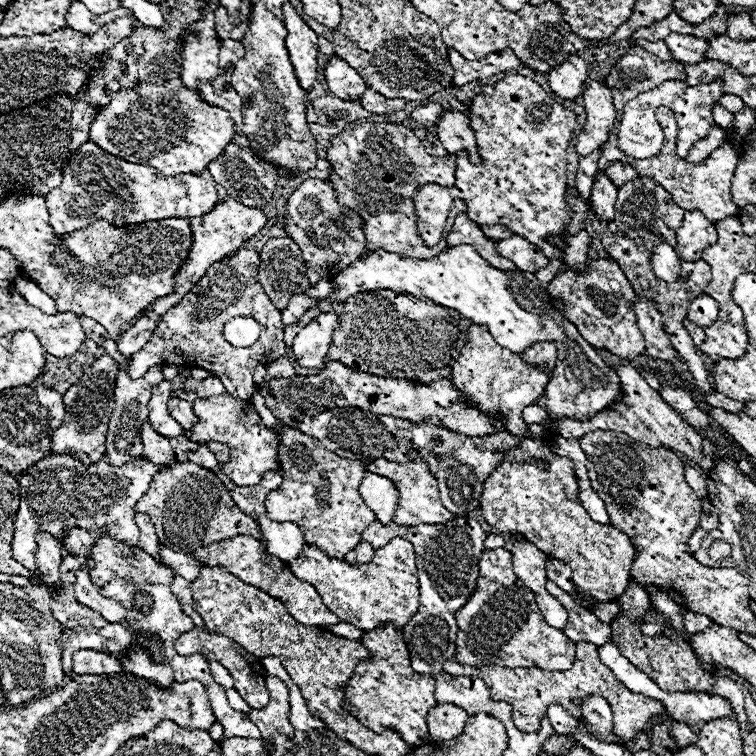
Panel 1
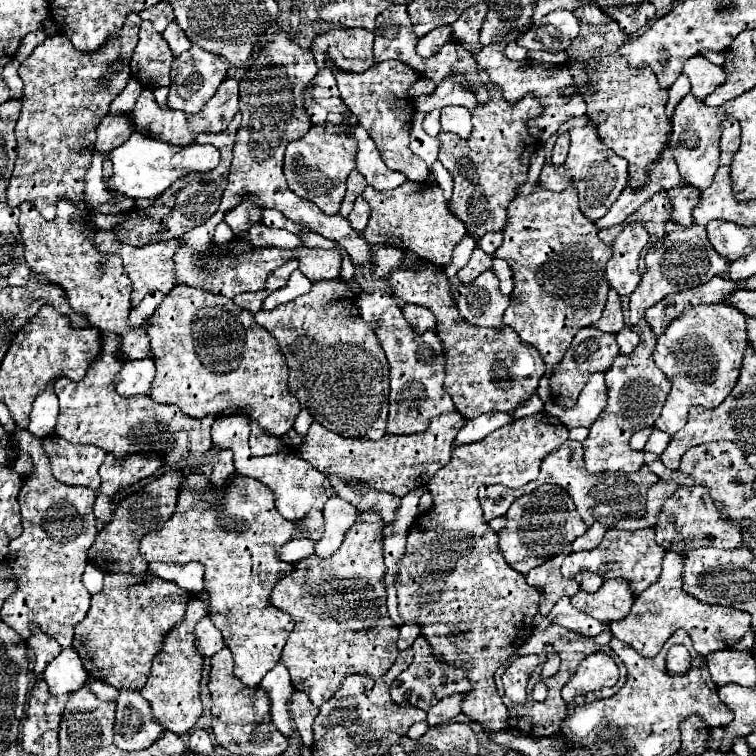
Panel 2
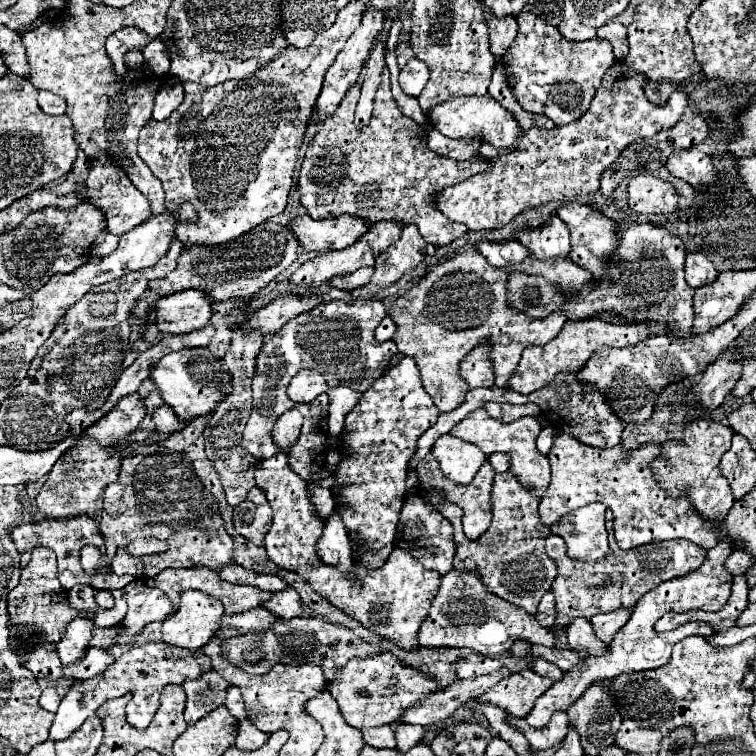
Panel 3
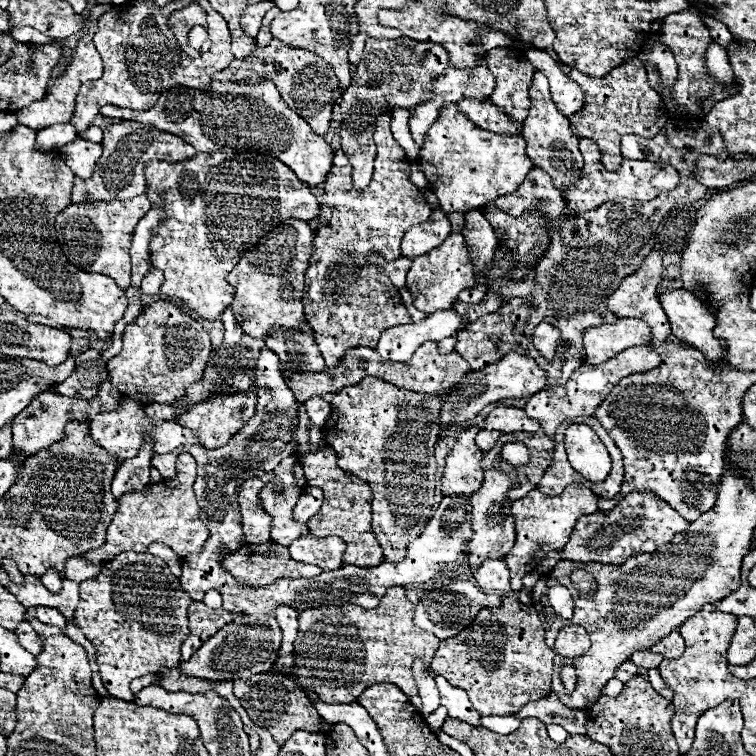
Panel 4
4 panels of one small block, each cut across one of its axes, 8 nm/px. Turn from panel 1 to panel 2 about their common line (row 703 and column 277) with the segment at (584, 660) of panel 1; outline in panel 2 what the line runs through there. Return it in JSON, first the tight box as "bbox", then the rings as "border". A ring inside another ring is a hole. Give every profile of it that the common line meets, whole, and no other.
{"bbox":[140,472,324,686],"border":[[[188,472],[188,474],[184,474],[182,482],[184,482],[184,484],[180,486],[180,492],[178,492],[178,506],[176,506],[176,512],[174,512],[174,514],[170,516],[170,520],[162,526],[162,530],[156,530],[156,532],[152,532],[152,534],[146,534],[146,536],[140,540],[142,558],[144,558],[146,562],[176,562],[176,564],[186,564],[186,562],[198,560],[198,562],[204,564],[204,568],[206,568],[206,574],[204,574],[204,588],[210,592],[210,618],[212,618],[214,626],[222,632],[224,644],[226,644],[226,646],[232,650],[232,654],[234,654],[234,674],[236,674],[246,686],[258,686],[260,680],[264,678],[264,674],[266,674],[268,670],[272,670],[274,664],[280,660],[280,652],[282,652],[282,648],[284,648],[284,644],[286,644],[286,638],[290,636],[290,632],[292,632],[292,628],[294,628],[294,618],[292,618],[290,614],[286,614],[284,610],[274,608],[274,606],[270,604],[270,592],[272,592],[272,588],[276,586],[276,582],[282,580],[284,576],[288,576],[288,574],[294,572],[294,564],[292,564],[292,562],[282,562],[278,550],[280,550],[286,542],[290,542],[290,540],[294,538],[296,530],[300,530],[300,532],[312,532],[312,530],[322,528],[322,526],[324,526],[322,512],[320,512],[320,510],[312,510],[312,512],[306,514],[302,520],[296,520],[296,522],[286,520],[286,518],[282,518],[282,514],[278,514],[278,510],[276,510],[274,492],[268,490],[262,482],[258,482],[258,480],[254,480],[254,478],[248,478],[248,476],[242,476],[242,474],[238,474],[238,478],[234,478],[234,480],[230,480],[230,482],[224,486],[226,490],[224,490],[224,488],[222,488],[222,490],[214,488],[212,482],[210,482],[202,472]]]}

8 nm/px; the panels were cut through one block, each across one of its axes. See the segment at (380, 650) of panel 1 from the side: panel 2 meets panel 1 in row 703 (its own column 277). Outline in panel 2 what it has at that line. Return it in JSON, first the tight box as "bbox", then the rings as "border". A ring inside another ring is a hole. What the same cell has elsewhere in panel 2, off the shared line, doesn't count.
{"bbox":[148,284,302,438],"border":[[[180,284],[166,294],[166,300],[150,316],[148,334],[154,354],[152,360],[156,364],[156,378],[150,386],[150,398],[154,402],[178,406],[190,418],[218,418],[230,414],[254,418],[264,432],[278,438],[292,430],[302,406],[288,388],[288,366],[284,354],[270,332],[258,326],[248,310],[238,308],[230,298]]]}

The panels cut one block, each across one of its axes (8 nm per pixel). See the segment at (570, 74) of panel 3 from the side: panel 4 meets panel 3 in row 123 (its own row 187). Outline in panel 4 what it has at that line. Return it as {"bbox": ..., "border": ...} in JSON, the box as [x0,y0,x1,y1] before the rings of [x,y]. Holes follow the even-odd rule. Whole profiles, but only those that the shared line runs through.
{"bbox":[522,72,582,196],"border":[[[542,72],[534,74],[532,86],[530,86],[530,100],[532,106],[528,110],[528,118],[522,124],[522,136],[526,140],[526,152],[536,168],[542,168],[550,174],[554,188],[564,196],[570,186],[576,184],[580,172],[582,172],[582,154],[578,150],[578,138],[570,130],[570,122],[566,116],[558,112],[550,98],[550,86]]]}

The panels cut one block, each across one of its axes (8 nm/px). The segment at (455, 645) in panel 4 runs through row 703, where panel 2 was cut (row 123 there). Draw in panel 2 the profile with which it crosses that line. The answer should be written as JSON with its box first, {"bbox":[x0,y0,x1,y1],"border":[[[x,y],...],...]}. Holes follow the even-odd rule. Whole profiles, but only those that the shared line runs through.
{"bbox":[438,70,546,236],"border":[[[478,70],[478,80],[488,90],[488,102],[476,104],[472,110],[472,134],[460,138],[458,134],[441,131],[438,160],[454,178],[452,212],[466,224],[472,236],[482,236],[490,230],[502,230],[506,224],[506,206],[514,200],[514,190],[526,180],[530,156],[540,148],[540,140],[530,134],[528,122],[544,114],[546,106],[532,94],[510,104],[502,96],[486,70]]]}

